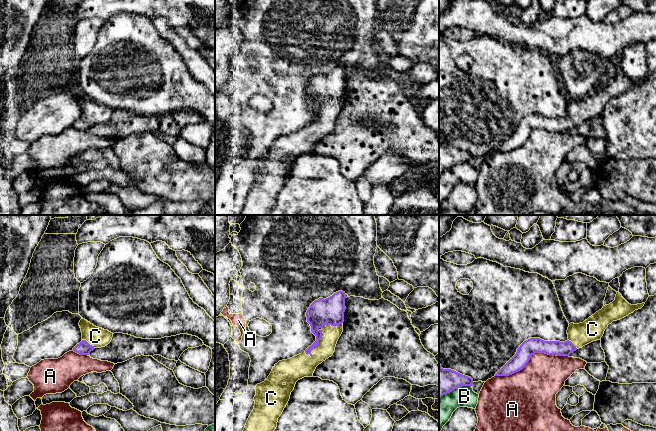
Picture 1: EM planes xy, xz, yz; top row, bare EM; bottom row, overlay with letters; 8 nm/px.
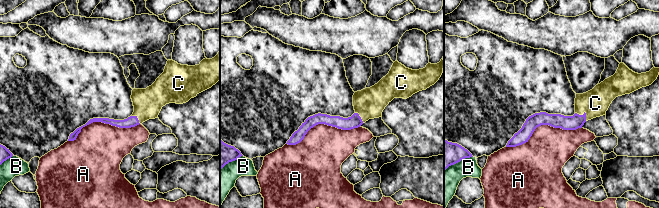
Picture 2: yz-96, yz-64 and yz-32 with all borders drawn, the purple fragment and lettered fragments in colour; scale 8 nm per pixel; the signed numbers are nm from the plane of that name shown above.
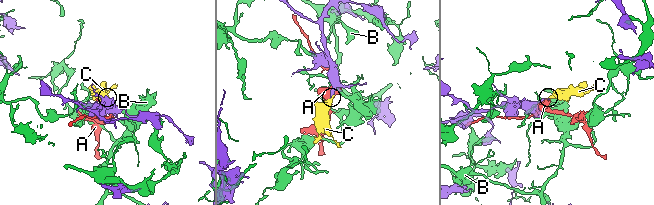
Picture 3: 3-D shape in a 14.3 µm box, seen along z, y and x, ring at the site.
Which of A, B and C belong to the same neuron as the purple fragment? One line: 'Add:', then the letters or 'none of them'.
Add: C

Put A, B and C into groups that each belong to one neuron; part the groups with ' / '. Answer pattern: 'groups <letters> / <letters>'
groups A / B / C

